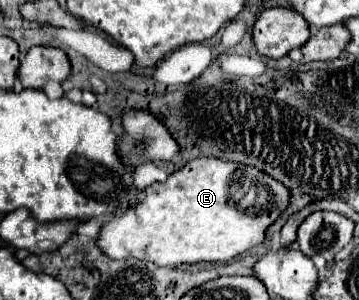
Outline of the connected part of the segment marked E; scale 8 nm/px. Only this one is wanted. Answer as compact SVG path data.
M198 157L174 171L164 183L144 189L144 201L102 225L98 245L112 259L140 259L158 267L224 263L258 247L268 227L292 199L286 185L268 173L216 157Z

